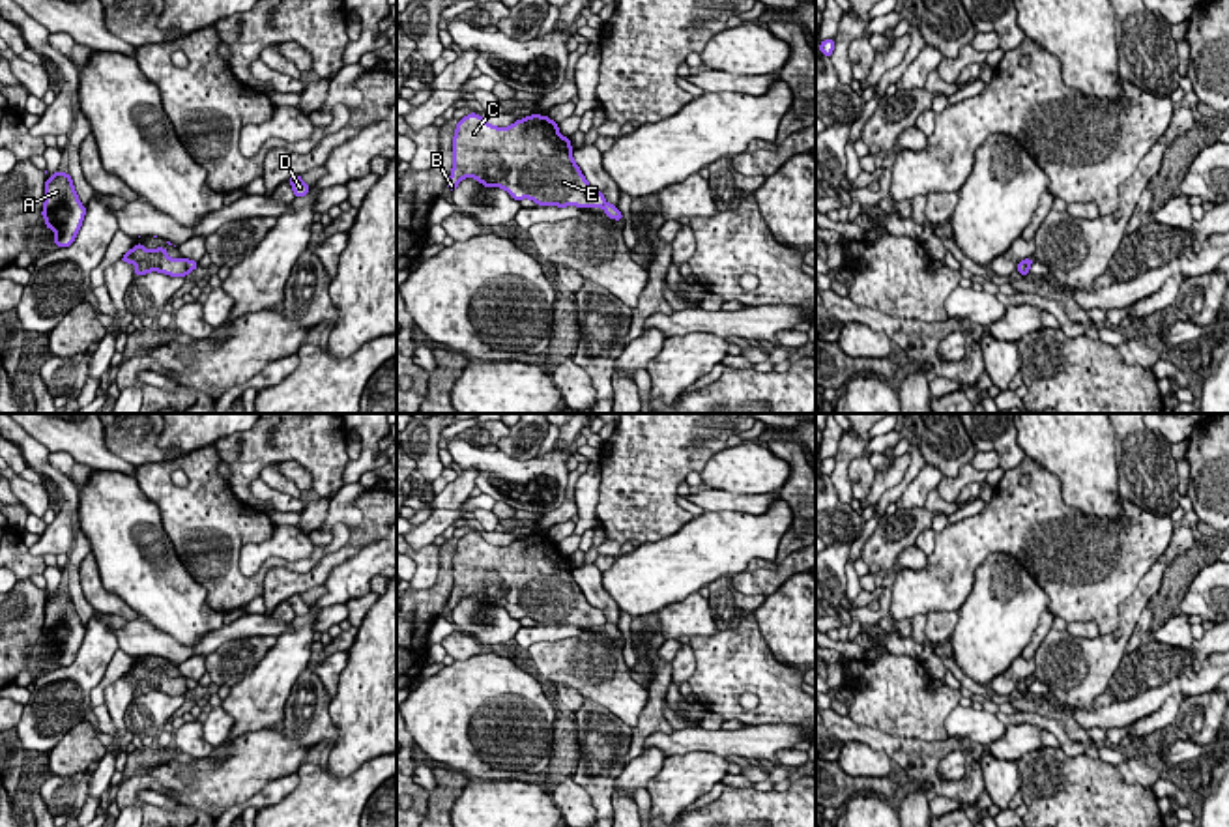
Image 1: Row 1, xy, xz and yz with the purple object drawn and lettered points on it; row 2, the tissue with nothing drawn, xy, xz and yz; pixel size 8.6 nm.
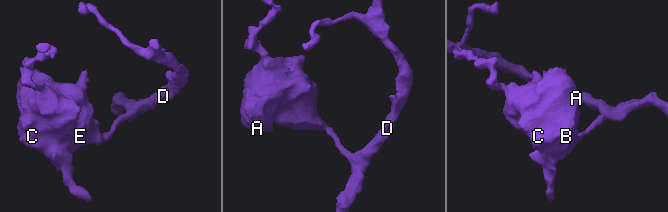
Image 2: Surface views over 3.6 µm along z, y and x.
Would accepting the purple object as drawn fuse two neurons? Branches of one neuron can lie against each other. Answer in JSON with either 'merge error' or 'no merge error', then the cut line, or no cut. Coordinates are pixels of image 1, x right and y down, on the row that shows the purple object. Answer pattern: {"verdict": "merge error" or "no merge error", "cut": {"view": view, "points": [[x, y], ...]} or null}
{"verdict": "merge error", "cut": {"view": "xy", "points": [[184, 259], [189, 270]]}}

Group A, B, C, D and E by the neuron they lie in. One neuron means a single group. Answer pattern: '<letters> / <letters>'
A B C E / D

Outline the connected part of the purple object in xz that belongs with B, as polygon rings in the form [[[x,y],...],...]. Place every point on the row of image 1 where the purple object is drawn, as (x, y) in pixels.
[[[471,112],[458,120],[453,137],[453,170],[447,181],[449,193],[464,178],[475,178],[484,187],[501,187],[514,200],[529,198],[539,206],[602,208],[606,198],[593,189],[572,159],[571,140],[557,129],[550,116],[531,114],[509,127],[490,125],[483,116]]]

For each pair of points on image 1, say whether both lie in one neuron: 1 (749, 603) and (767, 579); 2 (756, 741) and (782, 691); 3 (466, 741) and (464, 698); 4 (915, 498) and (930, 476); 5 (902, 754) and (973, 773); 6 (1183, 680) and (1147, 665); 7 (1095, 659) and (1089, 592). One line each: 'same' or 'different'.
1: different
2: different
3: same
4: same
5: same
6: same
7: different

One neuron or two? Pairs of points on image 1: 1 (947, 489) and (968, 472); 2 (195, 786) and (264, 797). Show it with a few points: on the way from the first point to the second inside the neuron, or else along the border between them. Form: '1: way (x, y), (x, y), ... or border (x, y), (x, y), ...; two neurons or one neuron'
1: way (953, 485), (962, 478); one neuron
2: border (290, 773), (266, 783), (242, 803); two neurons

